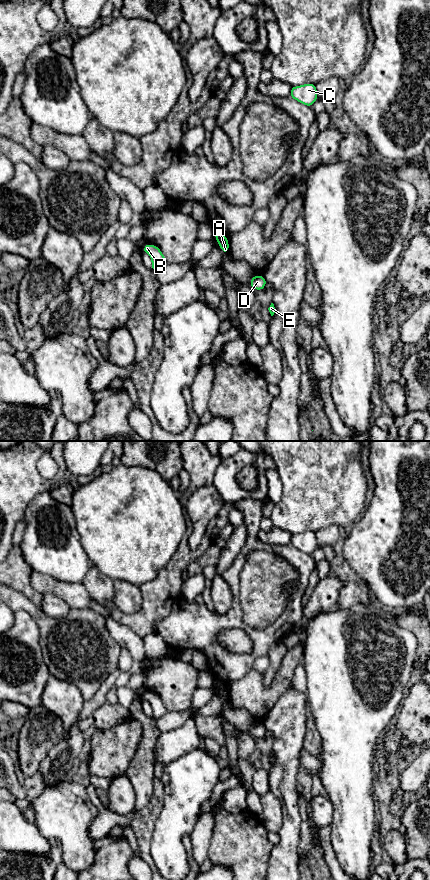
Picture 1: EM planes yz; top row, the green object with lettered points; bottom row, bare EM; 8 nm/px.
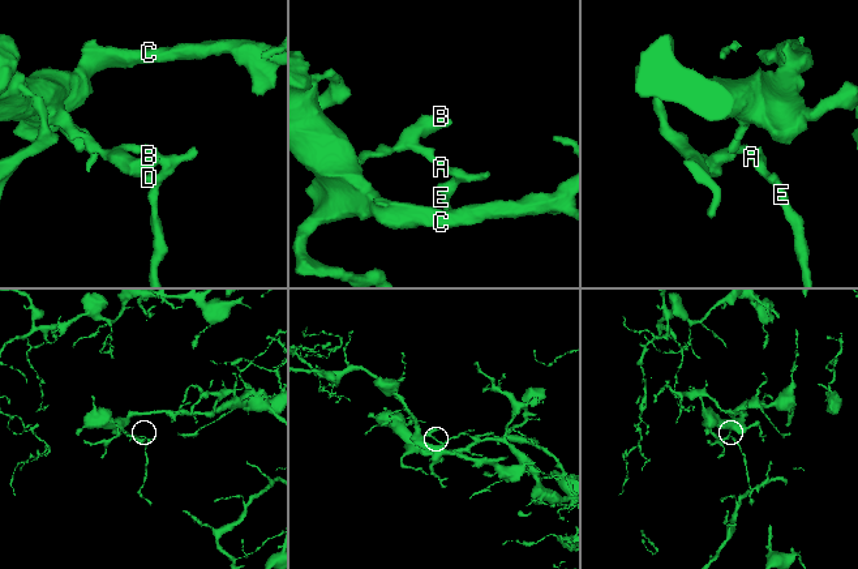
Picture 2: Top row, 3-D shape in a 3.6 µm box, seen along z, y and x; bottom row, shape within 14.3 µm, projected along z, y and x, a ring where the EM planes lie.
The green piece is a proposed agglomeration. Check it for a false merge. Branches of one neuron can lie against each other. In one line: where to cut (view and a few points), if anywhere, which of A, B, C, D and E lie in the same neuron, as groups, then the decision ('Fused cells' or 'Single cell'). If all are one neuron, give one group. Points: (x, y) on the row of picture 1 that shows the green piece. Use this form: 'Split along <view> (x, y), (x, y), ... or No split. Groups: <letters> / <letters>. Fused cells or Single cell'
Split along yz (224, 236), (218, 241). Groups: A D E / B C. Fused cells

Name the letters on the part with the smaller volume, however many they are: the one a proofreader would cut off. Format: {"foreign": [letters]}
{"foreign": ["A", "D", "E"]}

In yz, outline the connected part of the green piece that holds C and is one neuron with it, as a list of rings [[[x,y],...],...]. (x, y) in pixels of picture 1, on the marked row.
[[[306,83],[301,86],[292,86],[289,96],[308,107],[311,107],[319,98],[316,85],[313,83]]]

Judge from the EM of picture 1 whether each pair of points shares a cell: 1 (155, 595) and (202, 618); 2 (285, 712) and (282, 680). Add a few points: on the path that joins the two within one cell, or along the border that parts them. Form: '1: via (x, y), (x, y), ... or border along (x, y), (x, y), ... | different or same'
1: border along (179, 596), (174, 601), (171, 610), (159, 623) | different
2: border along (291, 684), (269, 711) | different

